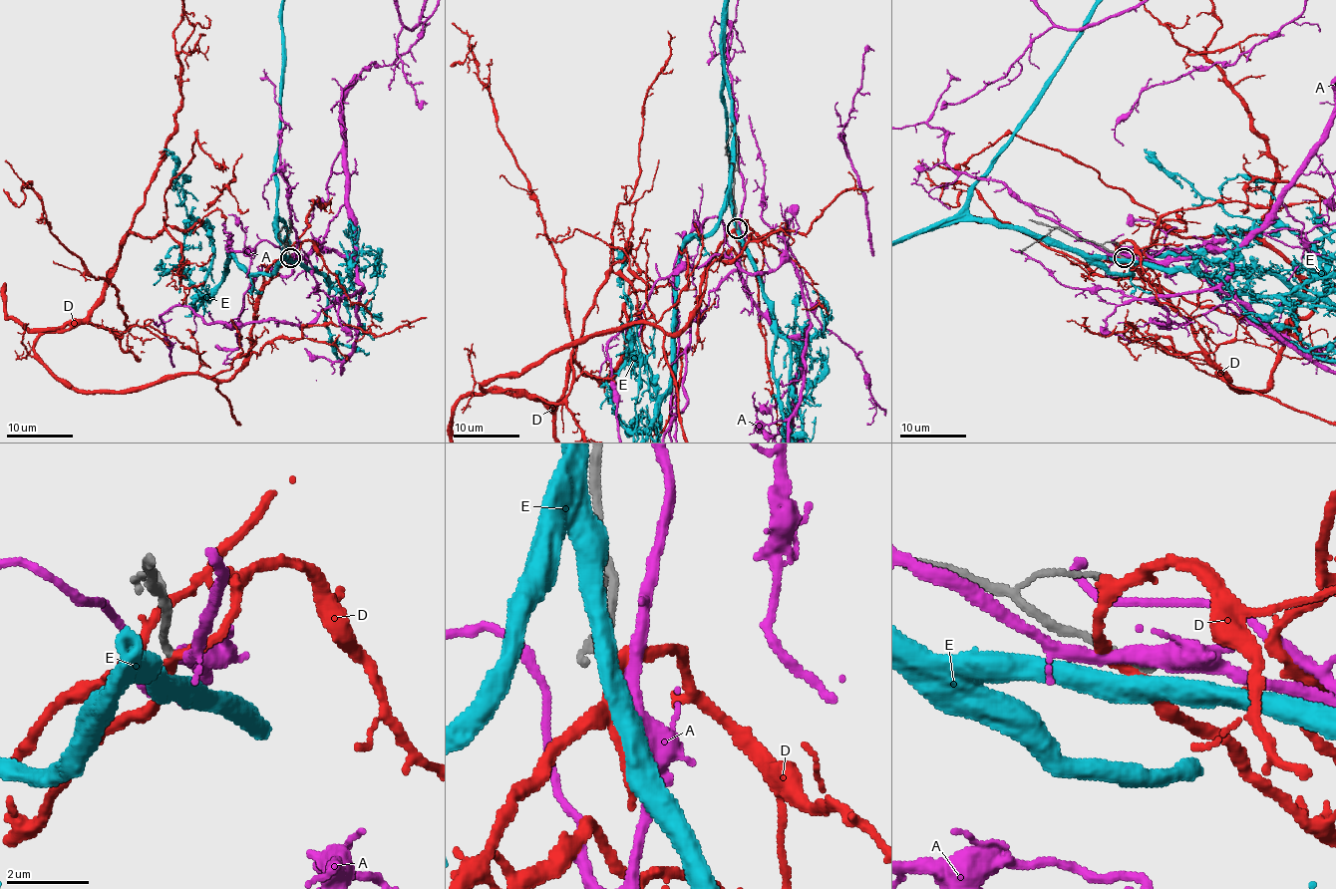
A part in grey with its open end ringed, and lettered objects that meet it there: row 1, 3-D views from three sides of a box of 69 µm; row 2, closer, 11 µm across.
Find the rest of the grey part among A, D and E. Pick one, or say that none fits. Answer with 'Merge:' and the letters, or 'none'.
Merge: none

